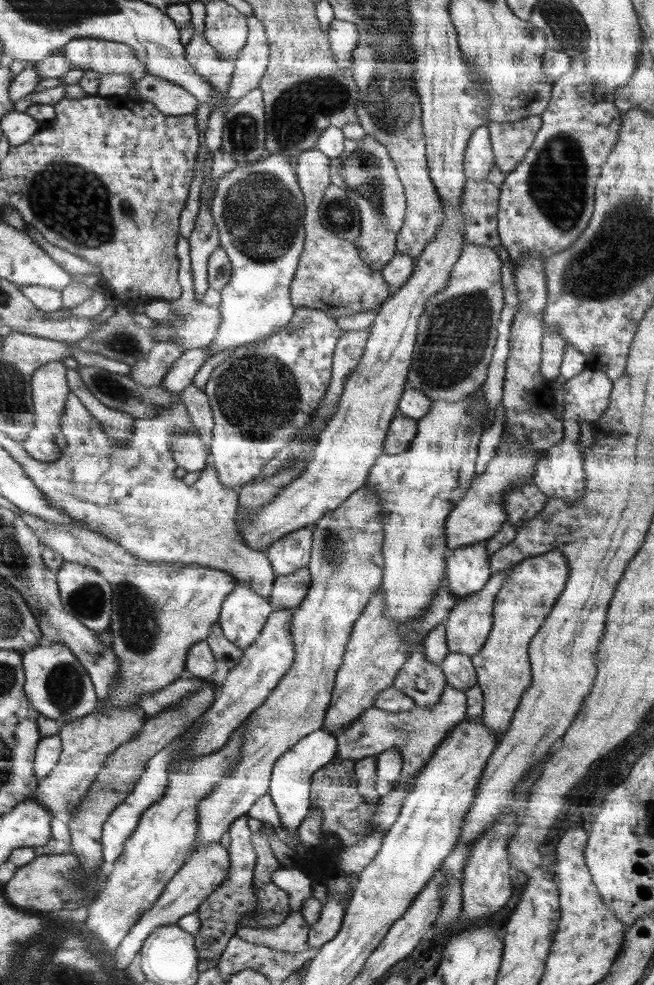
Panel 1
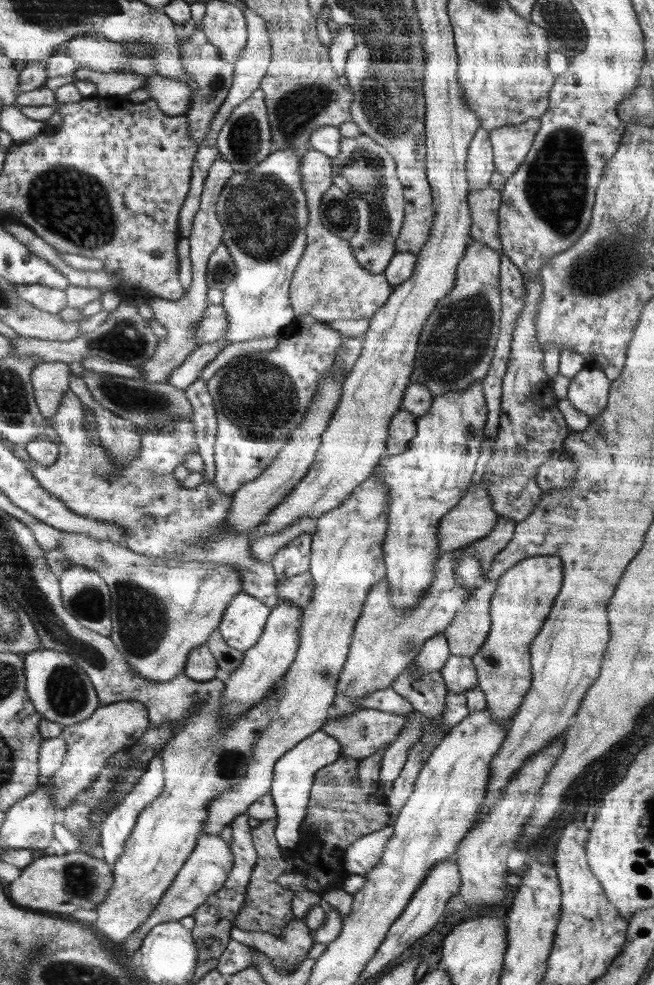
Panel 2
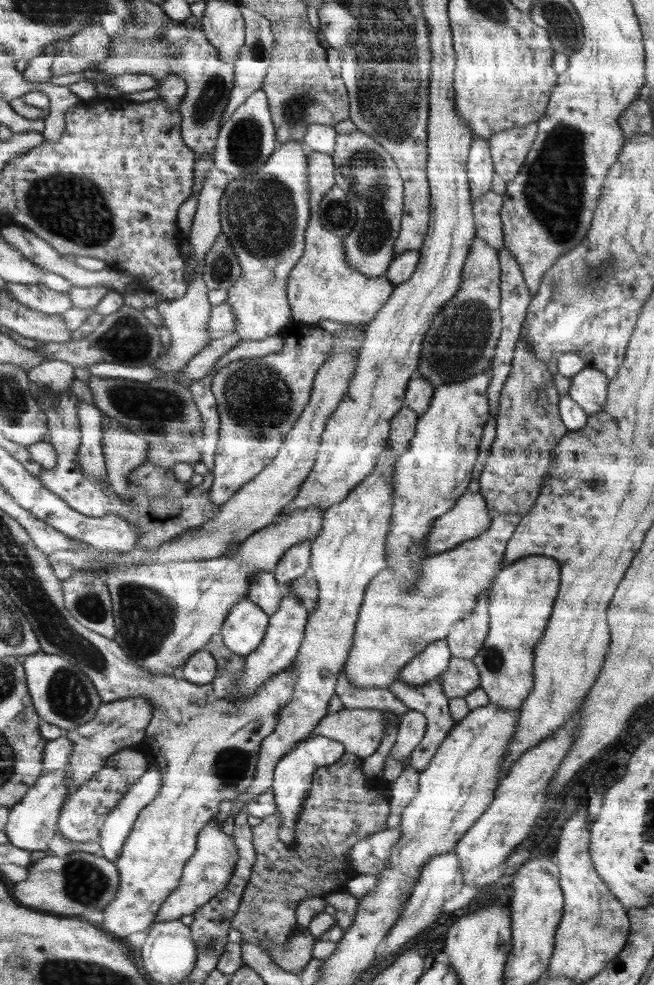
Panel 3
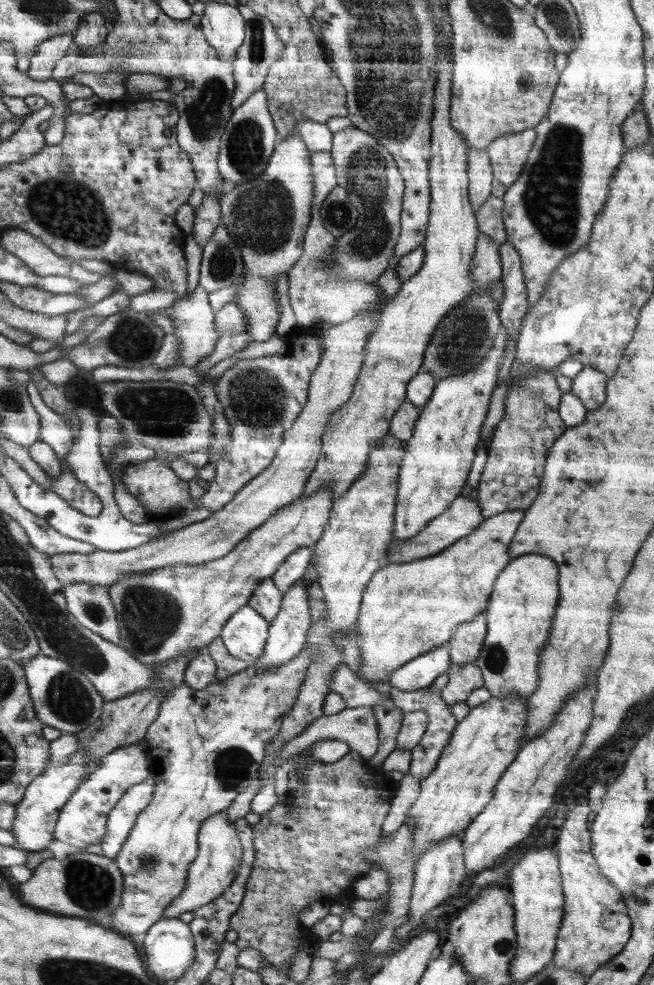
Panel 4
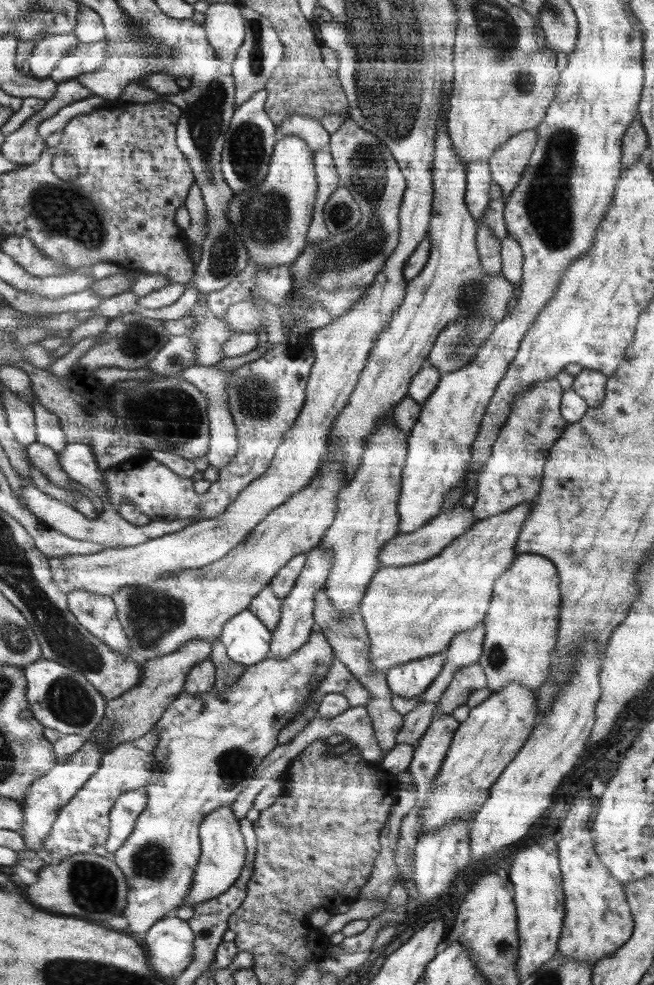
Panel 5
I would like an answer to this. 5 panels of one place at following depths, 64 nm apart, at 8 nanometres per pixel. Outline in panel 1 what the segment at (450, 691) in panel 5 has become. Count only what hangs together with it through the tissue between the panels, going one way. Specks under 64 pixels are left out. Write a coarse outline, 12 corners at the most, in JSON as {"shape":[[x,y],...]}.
{"shape":[[449,652],[440,665],[446,683],[465,692],[476,685],[471,656]]}

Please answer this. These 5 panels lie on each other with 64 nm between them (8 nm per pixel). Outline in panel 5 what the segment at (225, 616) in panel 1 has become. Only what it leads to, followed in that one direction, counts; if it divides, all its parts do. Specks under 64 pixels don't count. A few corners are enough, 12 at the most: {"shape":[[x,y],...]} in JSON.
{"shape":[[248,609],[222,627],[227,655],[246,667],[269,656],[271,632]]}

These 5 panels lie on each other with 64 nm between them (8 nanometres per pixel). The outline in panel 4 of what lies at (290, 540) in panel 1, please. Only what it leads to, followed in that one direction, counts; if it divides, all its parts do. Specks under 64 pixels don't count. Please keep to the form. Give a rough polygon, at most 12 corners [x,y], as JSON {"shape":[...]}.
{"shape":[[313,547],[290,553],[271,576],[286,592],[302,578],[313,557]]}

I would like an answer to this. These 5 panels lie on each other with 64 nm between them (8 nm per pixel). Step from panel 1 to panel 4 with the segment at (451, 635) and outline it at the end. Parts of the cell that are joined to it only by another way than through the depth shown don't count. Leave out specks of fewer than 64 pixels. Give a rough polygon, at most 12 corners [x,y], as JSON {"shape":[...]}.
{"shape":[[485,612],[449,640],[454,664],[474,663],[487,633]]}

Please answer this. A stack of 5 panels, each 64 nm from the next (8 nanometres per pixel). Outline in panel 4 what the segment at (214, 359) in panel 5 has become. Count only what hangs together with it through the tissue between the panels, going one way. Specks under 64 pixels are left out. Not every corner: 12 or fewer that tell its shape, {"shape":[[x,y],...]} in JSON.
{"shape":[[198,285],[167,310],[180,365],[212,354],[215,311]]}

